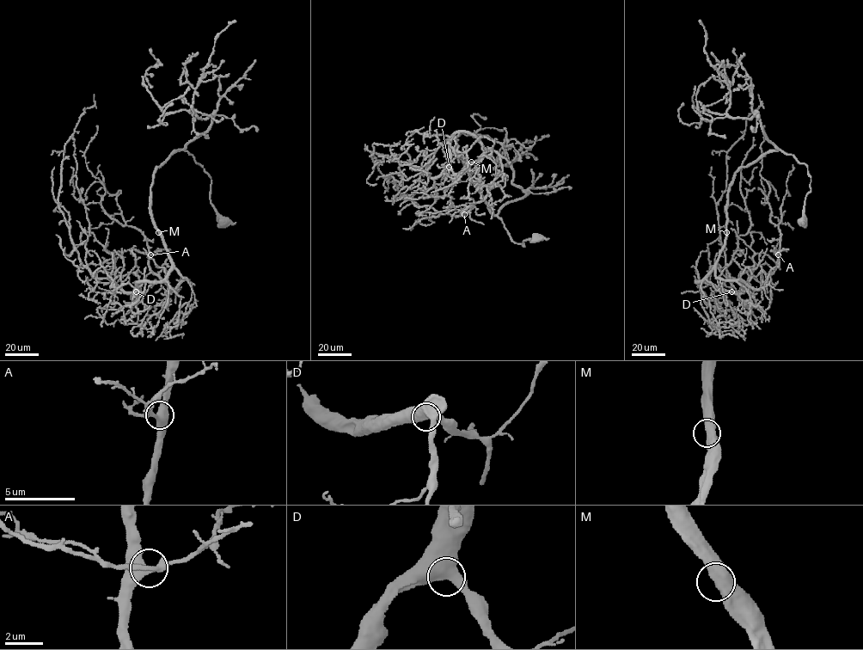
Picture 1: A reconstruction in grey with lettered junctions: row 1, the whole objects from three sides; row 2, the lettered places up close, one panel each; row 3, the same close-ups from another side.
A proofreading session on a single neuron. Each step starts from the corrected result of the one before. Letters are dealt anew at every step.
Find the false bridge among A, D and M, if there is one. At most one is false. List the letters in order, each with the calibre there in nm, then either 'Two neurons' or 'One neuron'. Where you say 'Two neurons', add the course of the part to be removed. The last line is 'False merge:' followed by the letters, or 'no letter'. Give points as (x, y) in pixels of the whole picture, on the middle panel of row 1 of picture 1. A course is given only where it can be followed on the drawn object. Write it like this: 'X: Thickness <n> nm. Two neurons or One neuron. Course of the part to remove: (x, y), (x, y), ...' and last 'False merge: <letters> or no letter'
A: Thickness 550 nm. One neuron
D: Thickness 550 nm. One neuron
M: Thickness 600 nm. One neuron
False merge: no letter

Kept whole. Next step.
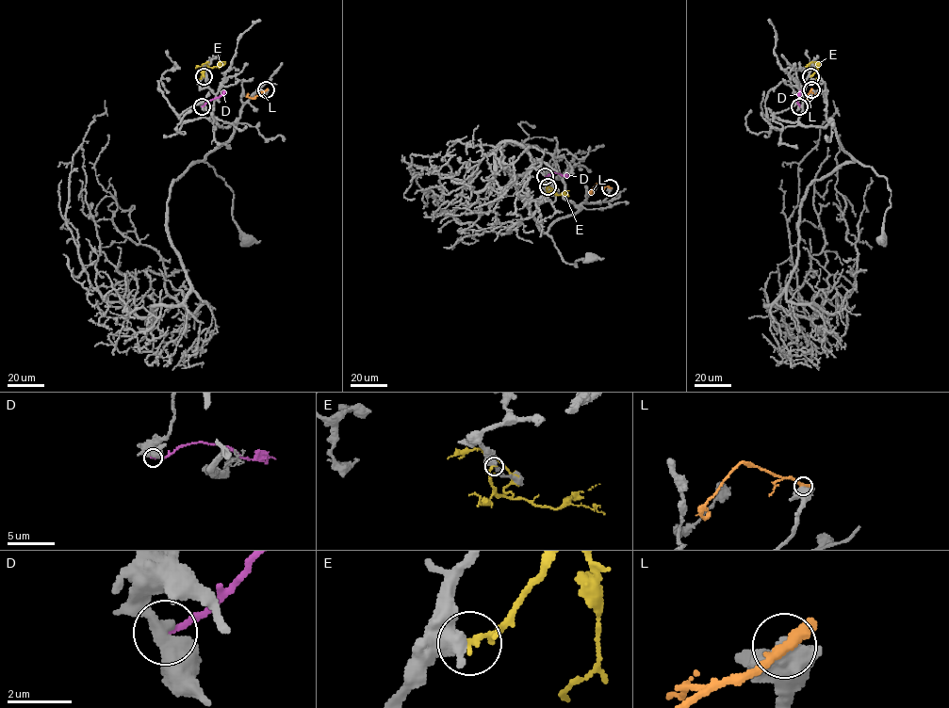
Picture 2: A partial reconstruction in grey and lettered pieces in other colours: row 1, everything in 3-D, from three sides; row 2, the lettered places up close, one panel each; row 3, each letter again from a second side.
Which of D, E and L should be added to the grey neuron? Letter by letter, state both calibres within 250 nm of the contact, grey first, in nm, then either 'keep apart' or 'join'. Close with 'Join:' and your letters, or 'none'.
D: 380/180 nm | keep apart
E: 650/180 nm | keep apart
L: 800/320 nm | keep apart
Join: none

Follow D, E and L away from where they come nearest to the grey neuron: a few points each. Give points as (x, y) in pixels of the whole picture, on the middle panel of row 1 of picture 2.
D: (546, 175), (557, 173), (567, 176)
E: (547, 186), (550, 192), (544, 184), (538, 185)
L: (610, 187), (597, 184), (591, 194)

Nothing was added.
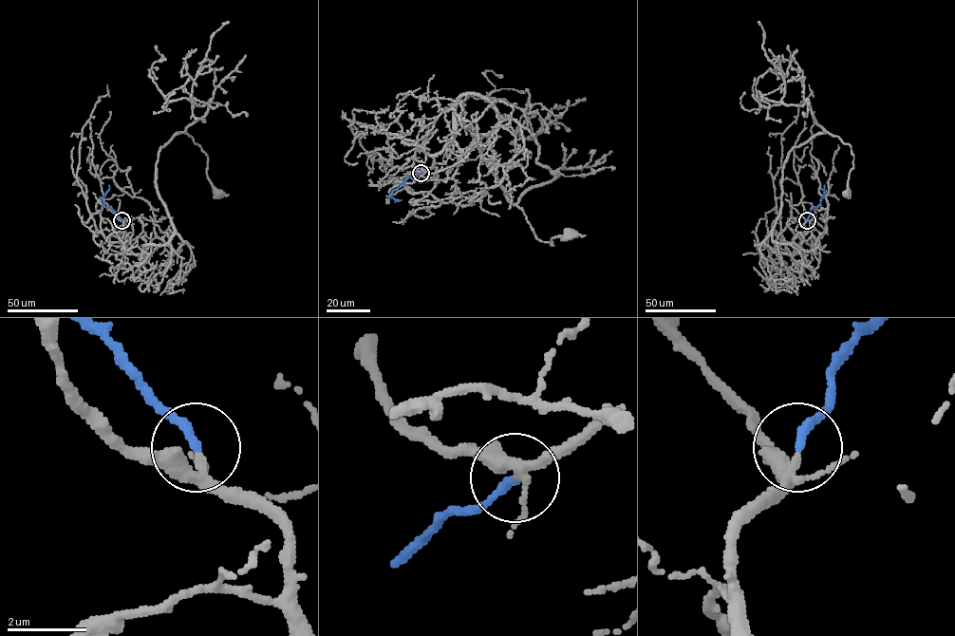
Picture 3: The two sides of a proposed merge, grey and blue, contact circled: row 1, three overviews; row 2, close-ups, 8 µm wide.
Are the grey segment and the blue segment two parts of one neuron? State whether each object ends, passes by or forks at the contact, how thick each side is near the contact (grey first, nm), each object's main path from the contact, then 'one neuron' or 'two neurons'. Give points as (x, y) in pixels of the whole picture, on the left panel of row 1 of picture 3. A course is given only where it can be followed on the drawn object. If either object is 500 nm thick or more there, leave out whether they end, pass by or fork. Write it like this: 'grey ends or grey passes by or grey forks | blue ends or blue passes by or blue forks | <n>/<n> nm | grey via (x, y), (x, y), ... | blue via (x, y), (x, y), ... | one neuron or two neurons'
grey forks | blue ends | 240/240 nm | grey via (121, 220), (135, 253), (170, 239), (156, 167), (179, 133), (207, 156), (218, 193) | blue via (121, 220), (112, 208), (102, 203), (109, 185) | one neuron

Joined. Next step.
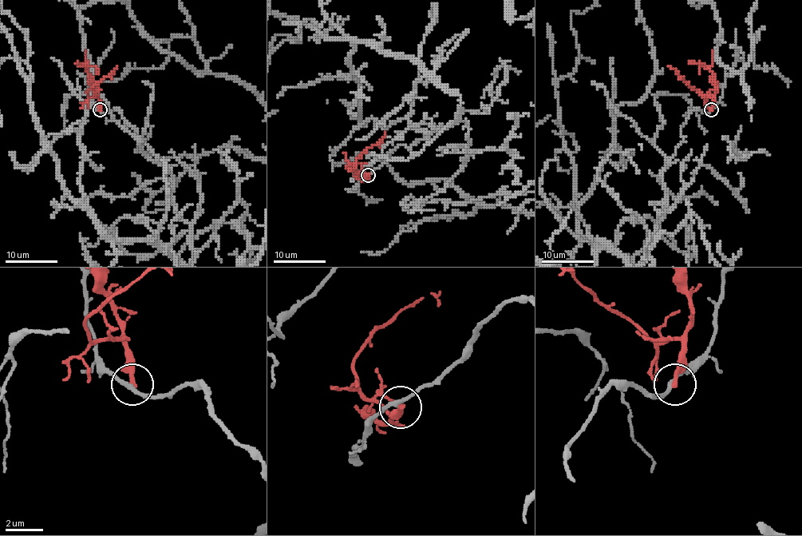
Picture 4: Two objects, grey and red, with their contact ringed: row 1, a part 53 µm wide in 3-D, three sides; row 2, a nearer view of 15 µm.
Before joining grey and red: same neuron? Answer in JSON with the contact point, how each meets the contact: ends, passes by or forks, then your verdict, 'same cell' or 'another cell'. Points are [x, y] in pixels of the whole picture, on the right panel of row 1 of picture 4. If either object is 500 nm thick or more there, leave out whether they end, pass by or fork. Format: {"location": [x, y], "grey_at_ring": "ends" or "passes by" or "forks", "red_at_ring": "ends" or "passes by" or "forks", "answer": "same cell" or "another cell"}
{"location": [711, 109], "grey_at_ring": "passes by", "red_at_ring": "ends", "answer": "another cell"}

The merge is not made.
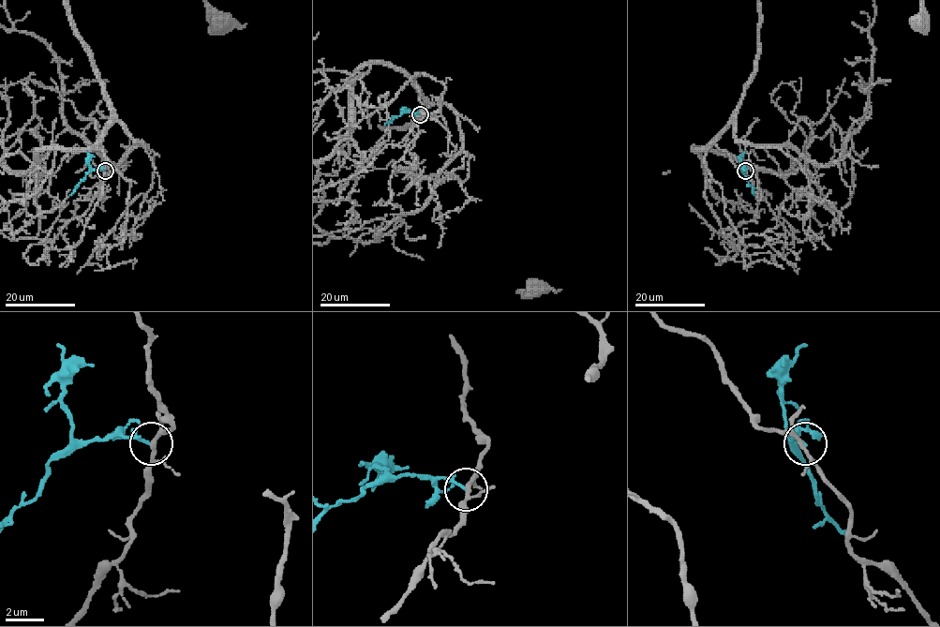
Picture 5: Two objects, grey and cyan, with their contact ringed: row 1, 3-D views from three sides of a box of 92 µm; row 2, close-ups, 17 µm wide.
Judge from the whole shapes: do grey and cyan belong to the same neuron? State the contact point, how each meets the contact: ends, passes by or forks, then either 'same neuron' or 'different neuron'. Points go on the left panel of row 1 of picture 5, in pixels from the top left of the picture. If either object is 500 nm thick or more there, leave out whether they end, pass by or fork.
place (105, 171); grey forks; cyan ends; different neuron

